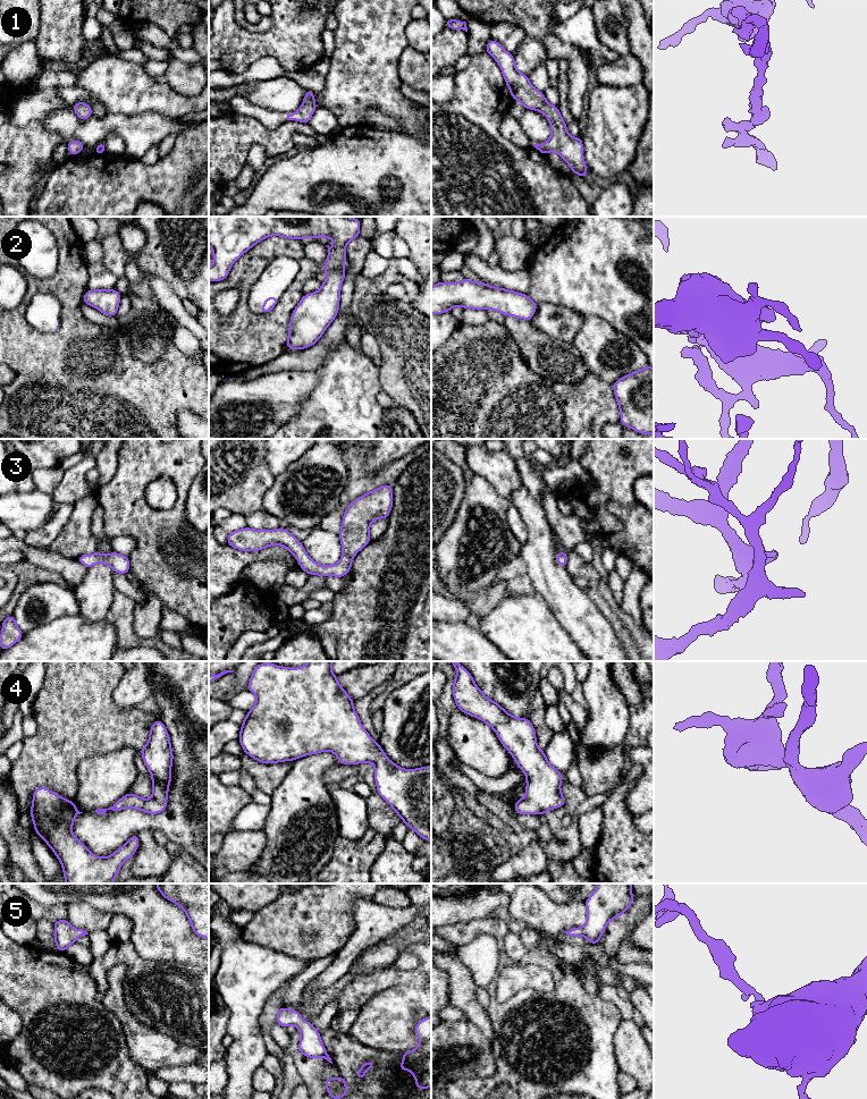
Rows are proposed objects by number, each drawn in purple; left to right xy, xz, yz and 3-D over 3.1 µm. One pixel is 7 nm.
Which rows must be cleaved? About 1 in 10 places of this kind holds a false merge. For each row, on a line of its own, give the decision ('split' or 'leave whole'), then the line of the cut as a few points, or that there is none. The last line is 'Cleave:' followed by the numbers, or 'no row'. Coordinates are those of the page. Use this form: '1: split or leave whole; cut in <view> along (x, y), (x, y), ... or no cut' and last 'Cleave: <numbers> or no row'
1: leave whole; no cut
2: leave whole; no cut
3: leave whole; no cut
4: leave whole; no cut
5: leave whole; no cut
Cleave: no row

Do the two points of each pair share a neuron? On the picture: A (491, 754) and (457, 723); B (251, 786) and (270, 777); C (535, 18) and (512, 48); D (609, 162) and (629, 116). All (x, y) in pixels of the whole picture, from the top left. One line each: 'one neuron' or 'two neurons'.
A: one neuron
B: two neurons
C: two neurons
D: one neuron

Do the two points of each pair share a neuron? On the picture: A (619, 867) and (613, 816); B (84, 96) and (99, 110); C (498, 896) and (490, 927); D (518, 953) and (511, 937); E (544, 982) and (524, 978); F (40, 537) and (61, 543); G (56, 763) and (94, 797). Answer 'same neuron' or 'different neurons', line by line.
A: same neuron
B: same neuron
C: different neurons
D: same neuron
E: same neuron
F: different neurons
G: different neurons

